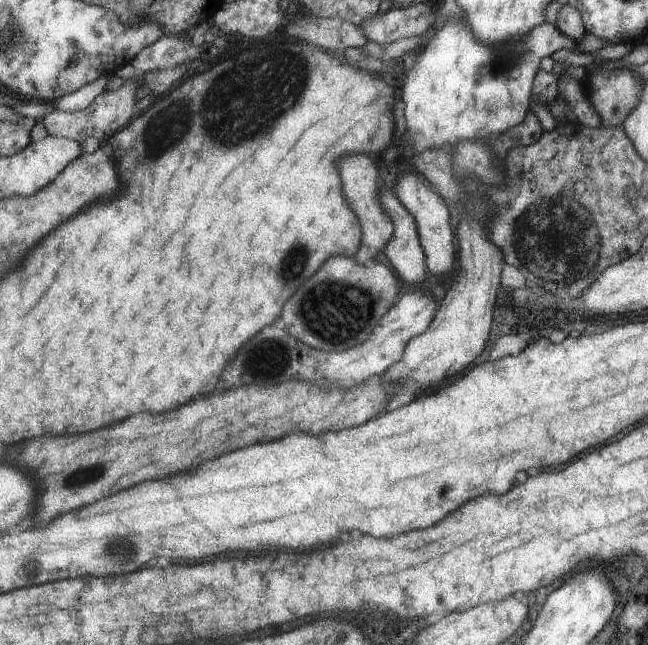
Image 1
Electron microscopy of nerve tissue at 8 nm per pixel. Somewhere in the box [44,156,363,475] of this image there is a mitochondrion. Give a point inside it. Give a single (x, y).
(266, 360)

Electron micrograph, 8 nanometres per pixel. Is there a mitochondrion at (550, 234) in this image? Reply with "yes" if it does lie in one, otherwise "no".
yes

